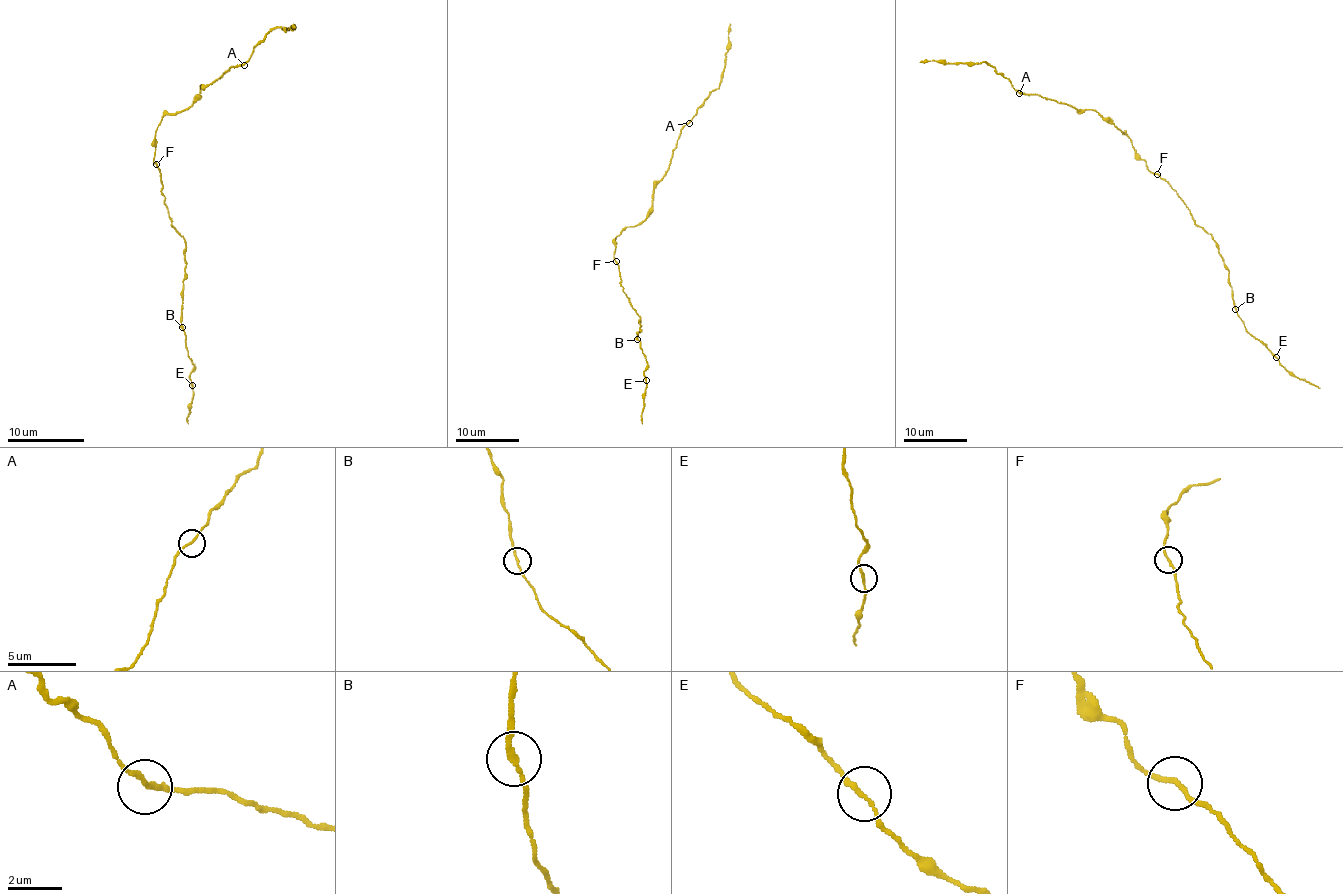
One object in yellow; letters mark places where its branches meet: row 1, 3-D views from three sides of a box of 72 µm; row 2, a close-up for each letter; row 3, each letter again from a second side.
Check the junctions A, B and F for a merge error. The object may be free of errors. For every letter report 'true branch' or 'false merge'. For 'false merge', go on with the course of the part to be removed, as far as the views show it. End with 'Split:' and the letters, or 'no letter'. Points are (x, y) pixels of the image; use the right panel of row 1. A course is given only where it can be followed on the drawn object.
A: true branch
B: true branch
F: true branch
Split: no letter

